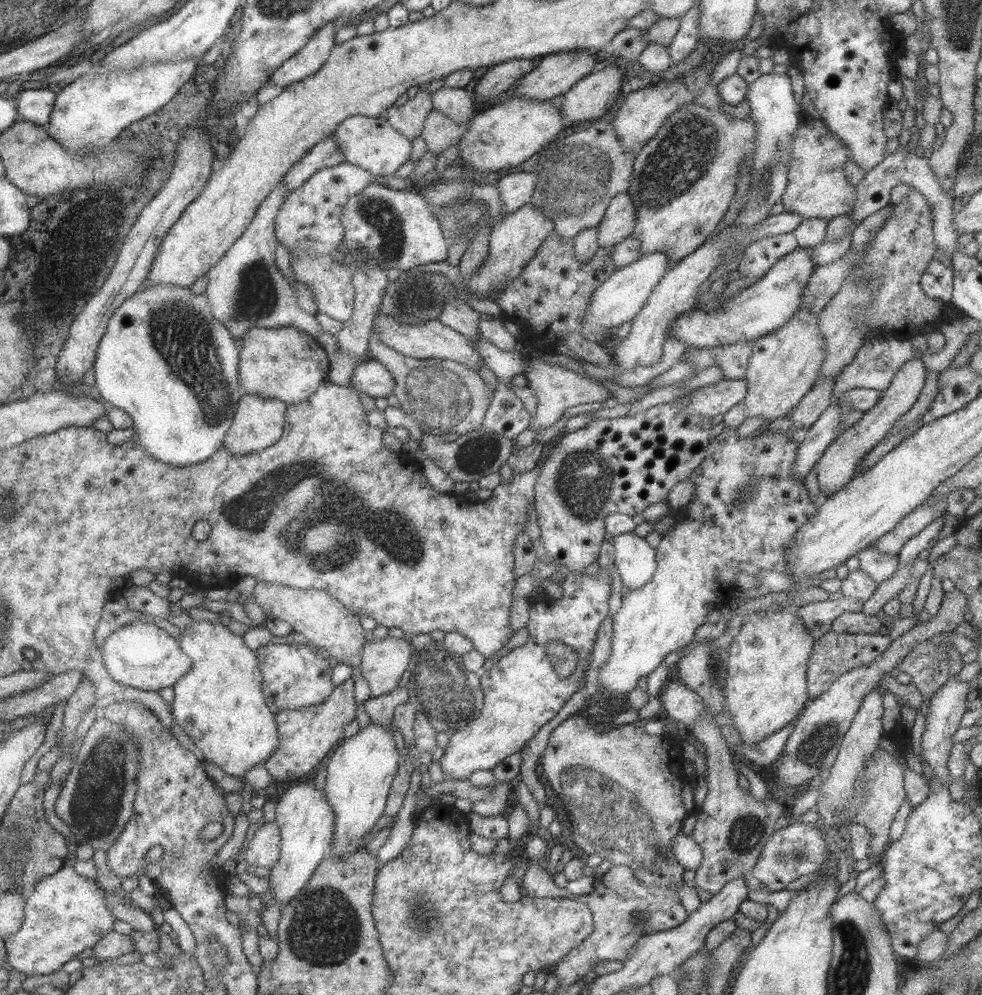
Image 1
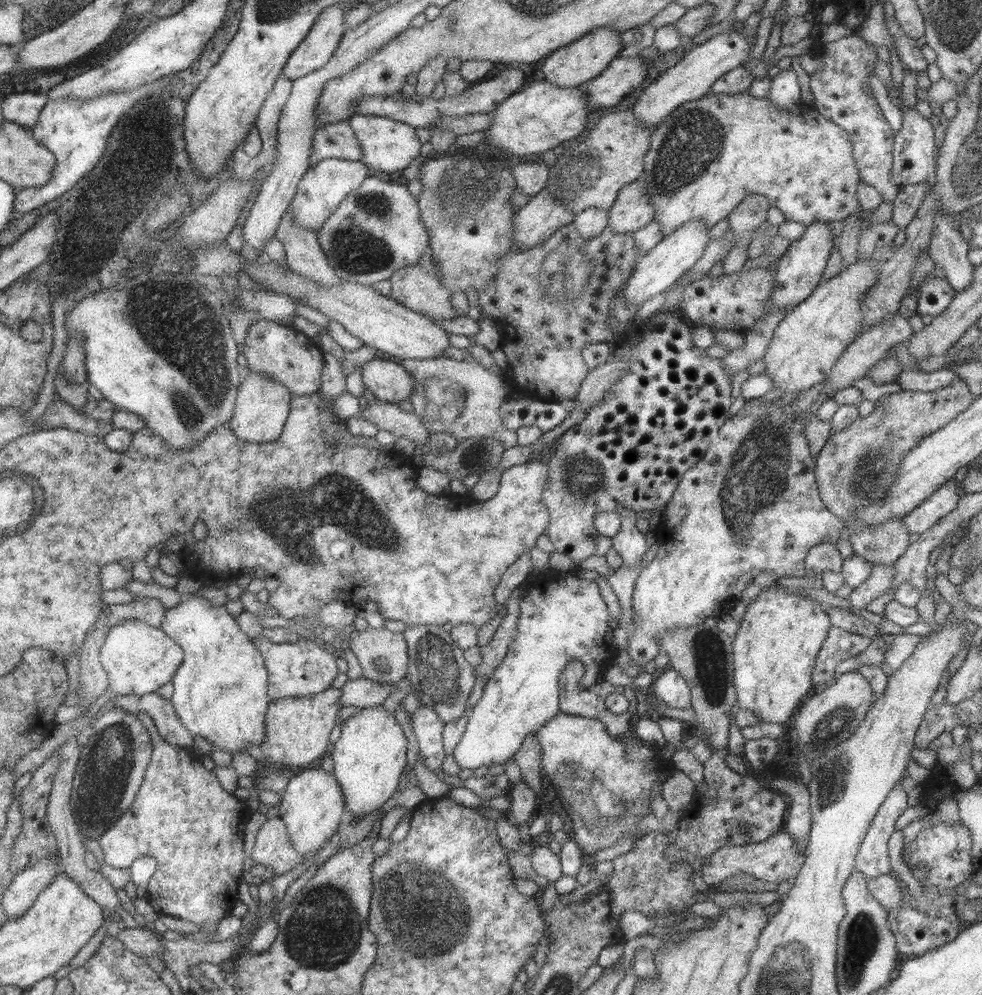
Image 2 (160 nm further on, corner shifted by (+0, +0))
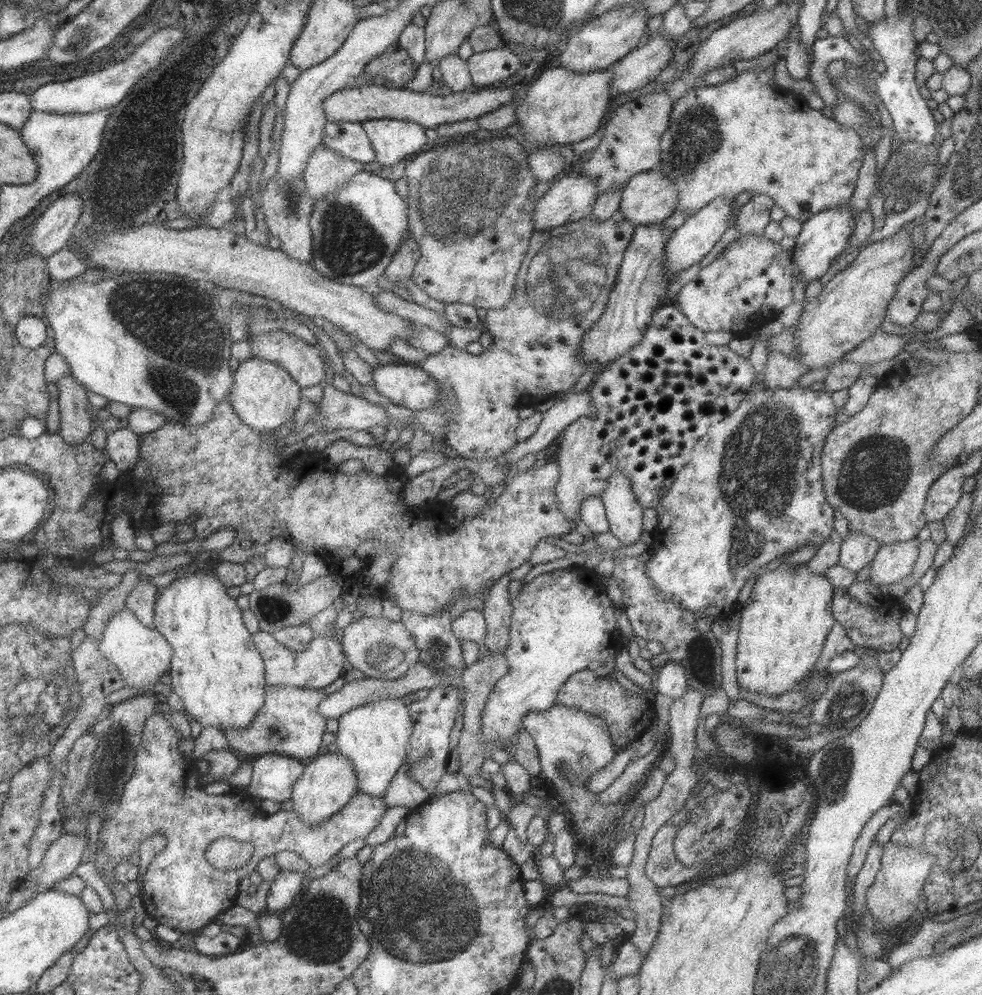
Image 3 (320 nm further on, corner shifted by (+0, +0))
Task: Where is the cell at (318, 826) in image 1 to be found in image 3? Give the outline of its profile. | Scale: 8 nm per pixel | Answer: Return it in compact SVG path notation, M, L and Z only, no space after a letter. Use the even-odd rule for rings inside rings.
M322 750L320 754L305 762L302 773L295 781L290 798L293 802L291 811L299 816L305 826L312 827L341 810L357 792L353 763L339 752Z

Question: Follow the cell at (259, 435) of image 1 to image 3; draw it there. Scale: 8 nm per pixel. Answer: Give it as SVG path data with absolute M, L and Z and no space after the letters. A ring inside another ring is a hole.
M244 355L240 357L239 367L233 373L228 402L242 424L265 435L275 432L290 420L302 400L299 392L300 388L295 381L278 364Z

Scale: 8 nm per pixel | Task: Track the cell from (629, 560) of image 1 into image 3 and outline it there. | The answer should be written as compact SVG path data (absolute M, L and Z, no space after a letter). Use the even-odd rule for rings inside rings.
M613 471L606 480L605 490L599 497L605 509L608 531L618 538L623 546L633 546L641 530L642 507L631 492L630 480Z

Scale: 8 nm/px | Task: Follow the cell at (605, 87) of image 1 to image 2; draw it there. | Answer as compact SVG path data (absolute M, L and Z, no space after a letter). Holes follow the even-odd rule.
M641 55L611 60L607 68L583 84L591 112L603 106L615 107L626 95L631 97L632 90L644 82L646 74L646 62Z

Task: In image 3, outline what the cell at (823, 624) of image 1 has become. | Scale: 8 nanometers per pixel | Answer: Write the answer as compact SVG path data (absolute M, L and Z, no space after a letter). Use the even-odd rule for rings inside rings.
M916 537L903 542L878 545L870 562L870 584L875 588L882 588L889 583L907 579L918 555L918 545Z

